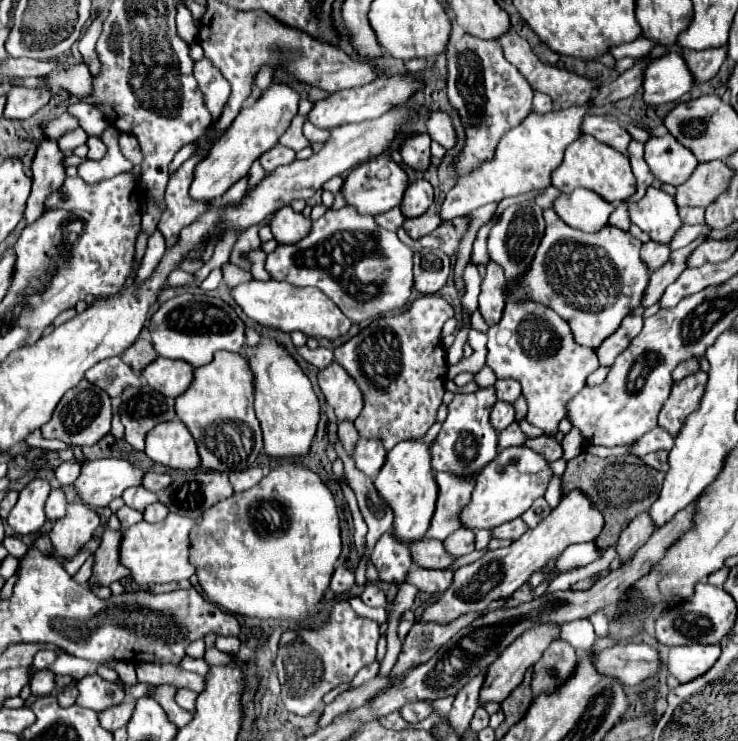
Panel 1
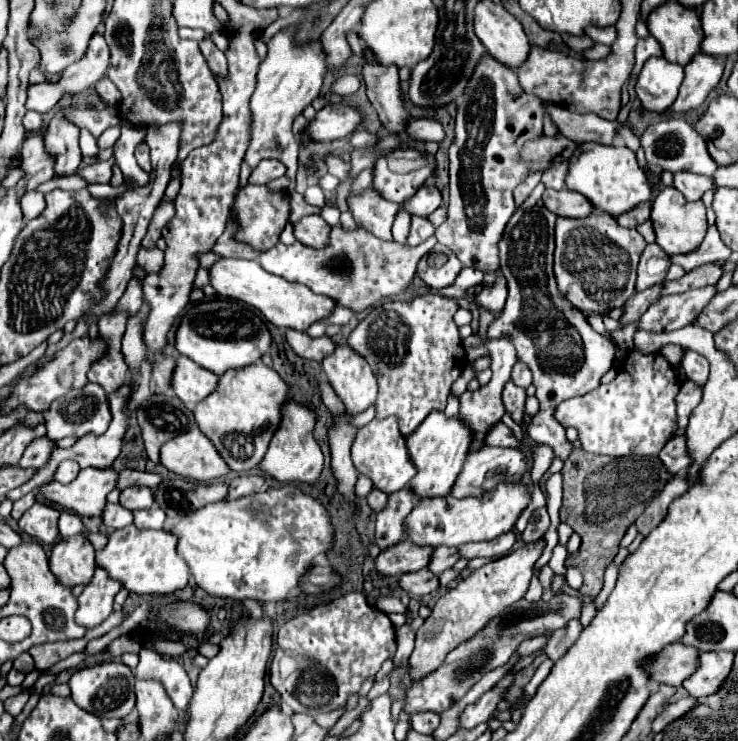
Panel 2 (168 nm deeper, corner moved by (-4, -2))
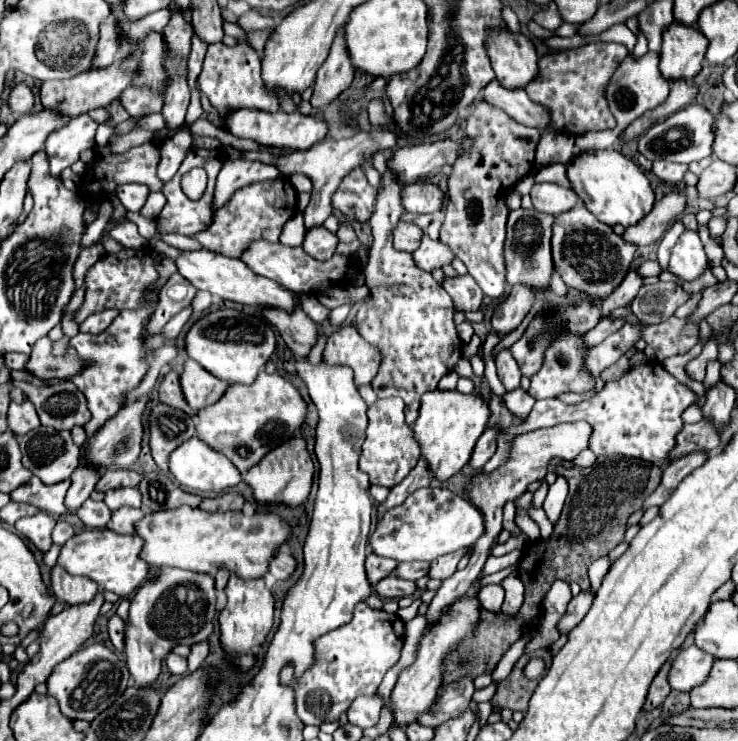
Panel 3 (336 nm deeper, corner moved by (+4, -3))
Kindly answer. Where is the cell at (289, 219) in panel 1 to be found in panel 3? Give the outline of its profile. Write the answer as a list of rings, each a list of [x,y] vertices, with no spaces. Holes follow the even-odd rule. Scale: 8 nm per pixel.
[[[314,226],[306,232],[306,238],[304,238],[304,244],[302,248],[314,256],[316,260],[326,260],[334,254],[336,250],[336,244],[338,244],[338,238],[336,234],[328,232],[324,226]]]

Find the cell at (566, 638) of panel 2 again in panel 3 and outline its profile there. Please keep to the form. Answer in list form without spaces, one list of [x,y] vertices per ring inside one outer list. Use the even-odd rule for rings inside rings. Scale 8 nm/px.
[[[580,592],[578,596],[574,596],[566,608],[566,614],[560,618],[558,622],[558,632],[564,636],[568,634],[574,626],[580,624],[580,620],[586,616],[586,612],[590,610],[594,596],[590,592]]]

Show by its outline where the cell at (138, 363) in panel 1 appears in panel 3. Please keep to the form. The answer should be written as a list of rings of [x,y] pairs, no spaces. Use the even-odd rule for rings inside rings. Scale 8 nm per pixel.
[[[170,370],[170,372],[162,378],[162,382],[160,382],[160,386],[158,386],[158,398],[160,398],[160,402],[164,402],[164,404],[182,408],[182,410],[188,412],[190,416],[196,414],[196,412],[186,404],[186,400],[182,400],[182,390],[178,388],[178,372],[174,372],[174,370]]]

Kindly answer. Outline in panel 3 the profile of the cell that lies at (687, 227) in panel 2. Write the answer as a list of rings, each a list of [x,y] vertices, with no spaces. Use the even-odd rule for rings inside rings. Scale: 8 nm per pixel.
[[[686,230],[678,238],[678,244],[670,252],[668,270],[674,272],[682,280],[698,278],[708,266],[708,258],[704,256],[704,246],[696,230]]]

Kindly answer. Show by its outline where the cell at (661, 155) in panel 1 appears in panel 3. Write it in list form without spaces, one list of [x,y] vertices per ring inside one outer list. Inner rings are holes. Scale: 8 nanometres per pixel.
[[[690,104],[688,108],[668,116],[664,122],[656,122],[638,138],[638,152],[648,160],[670,160],[670,162],[700,162],[712,156],[712,124],[714,116],[700,104]]]

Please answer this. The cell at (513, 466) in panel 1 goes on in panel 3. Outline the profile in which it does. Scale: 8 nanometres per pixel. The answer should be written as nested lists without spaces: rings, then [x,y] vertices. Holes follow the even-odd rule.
[[[426,486],[410,494],[402,506],[386,512],[386,516],[376,524],[376,530],[370,536],[370,546],[378,556],[392,558],[396,562],[432,562],[442,554],[472,546],[484,532],[484,516],[466,498],[440,486]]]

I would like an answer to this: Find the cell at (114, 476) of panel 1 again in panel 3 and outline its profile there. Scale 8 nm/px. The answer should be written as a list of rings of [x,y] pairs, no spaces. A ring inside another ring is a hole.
[[[32,476],[26,484],[18,486],[10,496],[14,502],[30,502],[48,514],[62,516],[62,514],[70,512],[68,506],[64,504],[70,484],[72,484],[72,480],[62,480],[58,484],[48,486],[42,480],[38,480],[38,476]]]

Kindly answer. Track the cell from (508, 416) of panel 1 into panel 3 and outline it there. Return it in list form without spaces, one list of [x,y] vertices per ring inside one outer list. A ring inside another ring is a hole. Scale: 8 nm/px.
[[[504,350],[496,356],[496,368],[498,368],[498,378],[504,384],[506,392],[512,392],[520,386],[520,372],[518,372],[518,364],[512,358],[510,350]]]

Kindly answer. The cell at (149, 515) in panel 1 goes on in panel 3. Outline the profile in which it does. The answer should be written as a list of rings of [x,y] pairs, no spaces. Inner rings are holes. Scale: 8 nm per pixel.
[[[118,508],[112,512],[110,524],[106,528],[118,534],[134,534],[136,522],[142,518],[144,518],[144,512],[140,508]]]

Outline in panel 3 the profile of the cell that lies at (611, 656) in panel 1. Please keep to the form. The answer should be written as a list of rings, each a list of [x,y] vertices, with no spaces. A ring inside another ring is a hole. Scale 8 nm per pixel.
[[[688,646],[674,654],[672,666],[668,672],[668,682],[674,690],[690,692],[694,686],[702,684],[706,680],[710,668],[712,668],[714,656],[702,652],[698,646]]]

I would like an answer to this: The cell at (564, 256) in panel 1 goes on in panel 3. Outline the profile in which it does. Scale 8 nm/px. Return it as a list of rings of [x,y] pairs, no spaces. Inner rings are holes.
[[[582,202],[574,210],[558,214],[552,224],[552,230],[554,268],[562,276],[566,286],[594,300],[604,300],[620,286],[634,260],[638,248],[636,244],[630,244],[622,236],[614,234],[608,224],[598,222],[590,212],[586,212]]]

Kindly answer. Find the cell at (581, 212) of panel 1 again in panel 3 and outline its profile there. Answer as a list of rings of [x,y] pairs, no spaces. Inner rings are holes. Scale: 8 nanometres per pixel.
[[[534,184],[530,196],[538,212],[546,212],[552,216],[568,212],[578,204],[576,192],[572,188],[562,188],[558,184]]]

